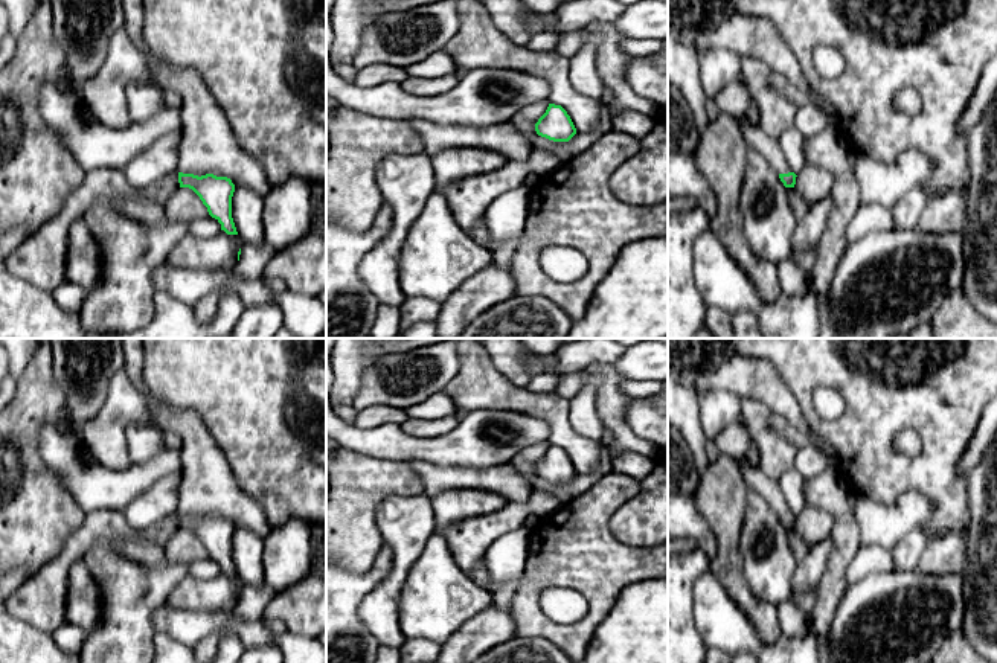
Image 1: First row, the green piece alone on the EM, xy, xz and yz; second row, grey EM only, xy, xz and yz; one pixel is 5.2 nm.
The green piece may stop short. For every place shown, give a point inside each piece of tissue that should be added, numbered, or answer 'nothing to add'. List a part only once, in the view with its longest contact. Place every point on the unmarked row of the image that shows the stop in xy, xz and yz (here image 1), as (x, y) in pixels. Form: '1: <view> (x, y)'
1: yz (761, 483)

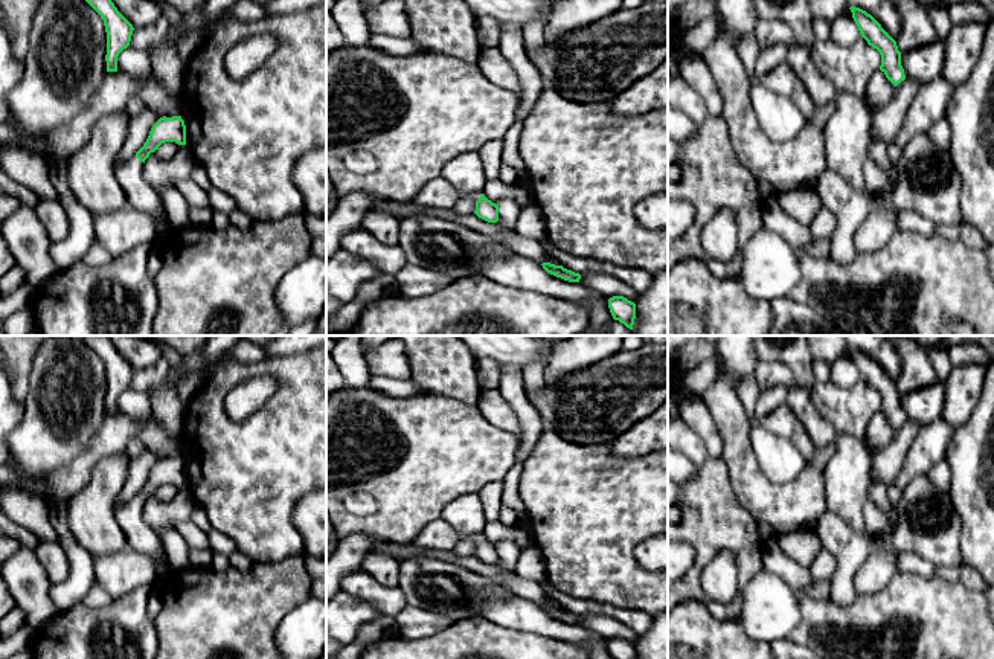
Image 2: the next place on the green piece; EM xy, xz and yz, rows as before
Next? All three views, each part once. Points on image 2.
1: xy (141, 537)

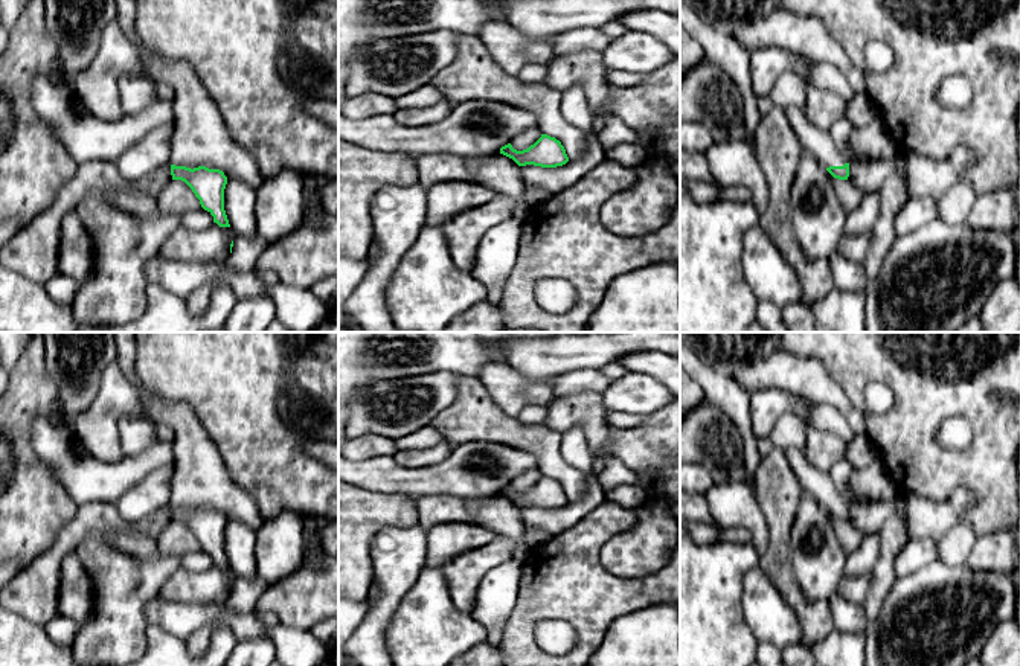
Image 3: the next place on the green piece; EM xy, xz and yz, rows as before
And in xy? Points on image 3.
nothing to add

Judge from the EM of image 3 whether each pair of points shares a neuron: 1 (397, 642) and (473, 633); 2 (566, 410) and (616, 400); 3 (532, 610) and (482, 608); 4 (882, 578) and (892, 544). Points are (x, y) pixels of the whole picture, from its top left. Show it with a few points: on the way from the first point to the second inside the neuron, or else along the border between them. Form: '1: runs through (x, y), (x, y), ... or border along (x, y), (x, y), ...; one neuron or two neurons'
1: runs through (415, 640), (420, 640), (427, 633), (455, 633); one neuron
2: border along (599, 395), (610, 410); two neurons
3: border along (520, 575), (516, 605), (502, 627); two neurons
4: runs through (883, 570), (889, 552); one neuron

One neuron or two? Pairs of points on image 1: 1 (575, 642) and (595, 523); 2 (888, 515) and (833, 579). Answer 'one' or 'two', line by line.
1: one
2: two

